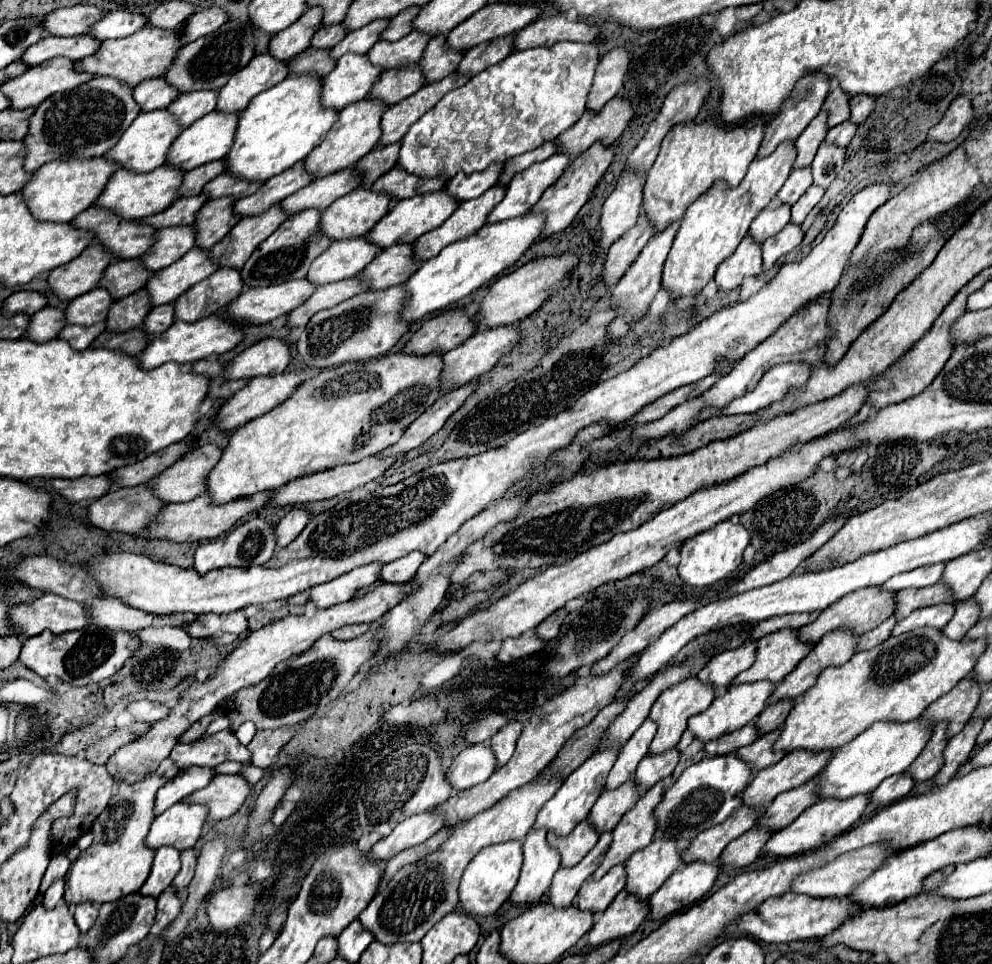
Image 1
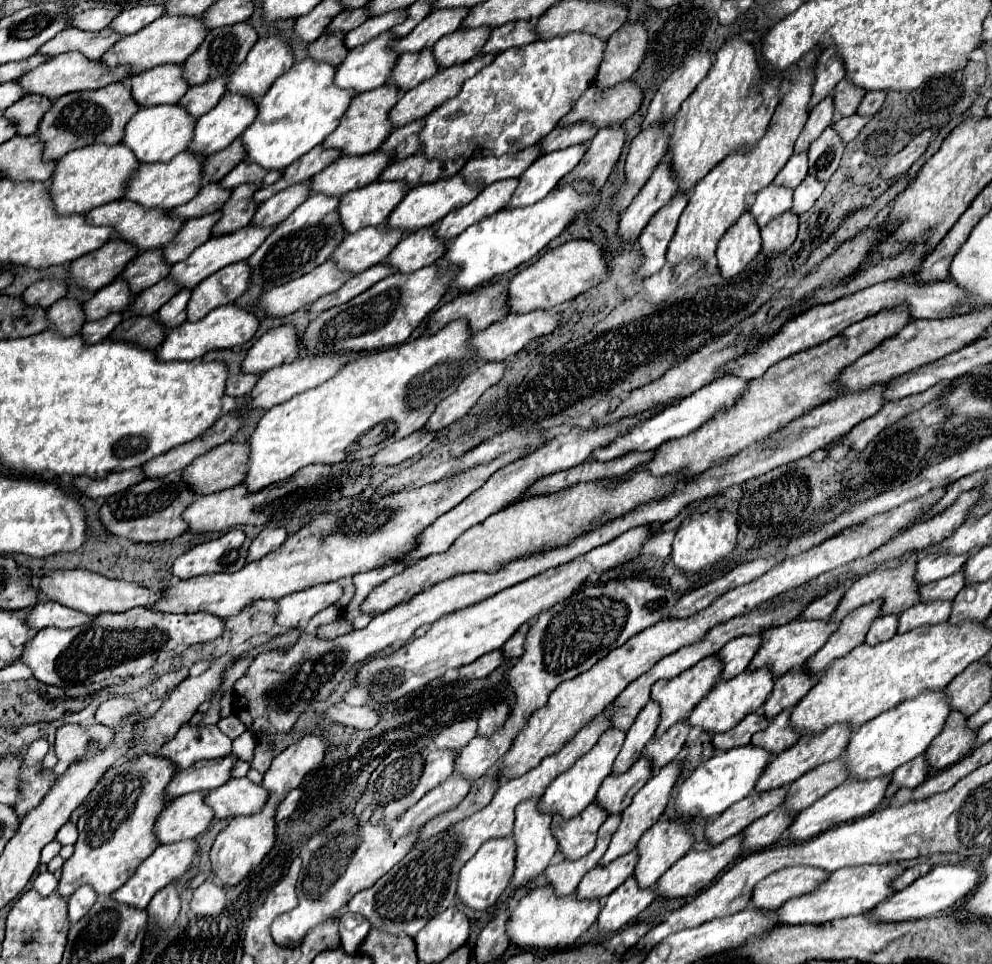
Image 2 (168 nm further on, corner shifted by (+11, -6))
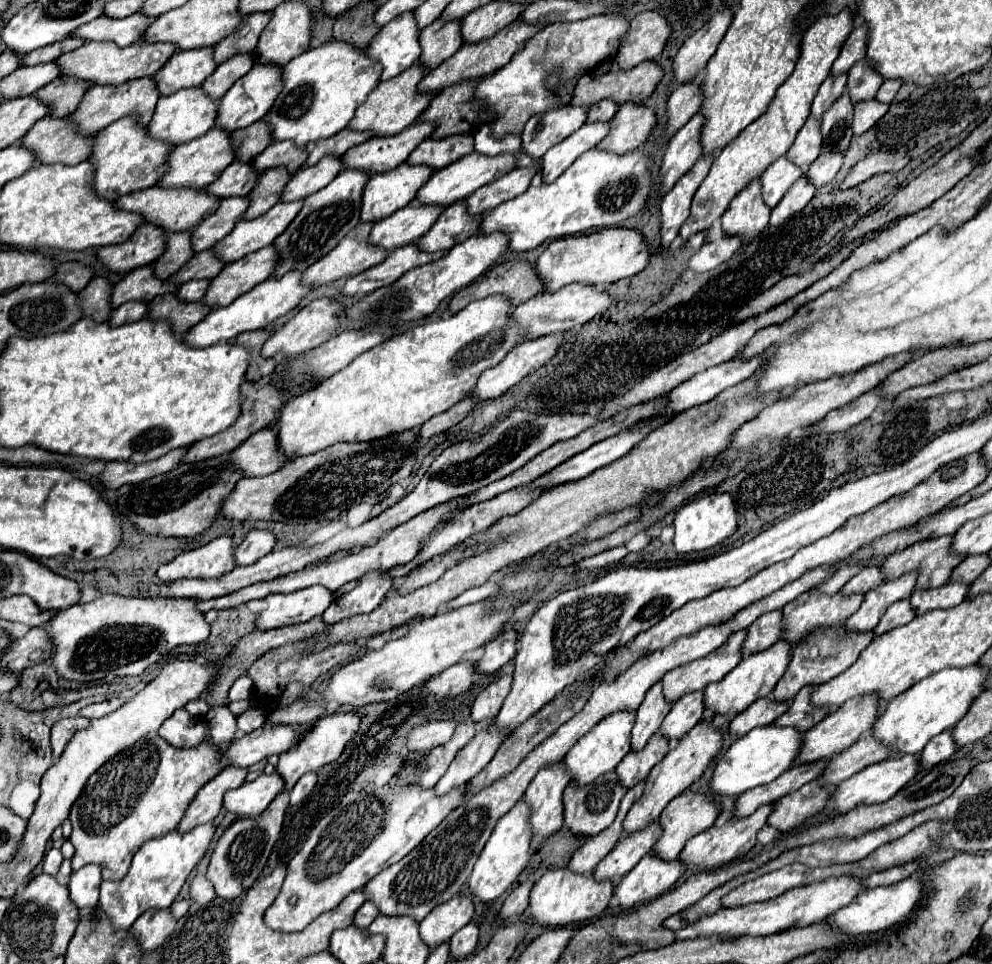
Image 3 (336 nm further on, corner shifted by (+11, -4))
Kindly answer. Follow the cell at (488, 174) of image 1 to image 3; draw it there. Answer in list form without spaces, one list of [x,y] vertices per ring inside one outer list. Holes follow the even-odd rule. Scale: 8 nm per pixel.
[[[558,106],[544,114],[534,114],[522,132],[522,150],[532,158],[542,158],[546,150],[568,138],[586,122],[586,112],[590,106],[574,108]]]

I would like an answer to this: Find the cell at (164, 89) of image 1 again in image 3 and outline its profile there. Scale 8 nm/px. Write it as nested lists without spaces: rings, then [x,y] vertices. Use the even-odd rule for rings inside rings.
[[[196,48],[196,50],[178,50],[168,62],[166,68],[154,74],[158,90],[162,96],[176,92],[178,88],[200,86],[218,64],[214,64],[214,48]]]

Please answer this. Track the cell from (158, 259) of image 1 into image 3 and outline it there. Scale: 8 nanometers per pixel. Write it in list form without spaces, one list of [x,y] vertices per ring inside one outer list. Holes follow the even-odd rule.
[[[230,196],[224,198],[218,212],[202,220],[192,230],[192,248],[194,252],[202,252],[206,248],[212,248],[218,240],[228,236],[234,228],[234,224],[242,218],[242,212],[246,212],[246,196]]]

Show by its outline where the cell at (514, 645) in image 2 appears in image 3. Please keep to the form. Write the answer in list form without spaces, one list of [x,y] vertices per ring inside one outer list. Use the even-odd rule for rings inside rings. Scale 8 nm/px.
[[[504,632],[484,646],[484,654],[474,662],[478,674],[494,674],[516,656],[516,632]]]

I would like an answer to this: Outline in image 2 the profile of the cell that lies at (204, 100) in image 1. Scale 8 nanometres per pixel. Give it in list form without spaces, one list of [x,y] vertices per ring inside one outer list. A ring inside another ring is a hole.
[[[216,78],[216,80],[210,80],[208,84],[192,86],[180,98],[178,106],[188,110],[192,118],[200,118],[202,114],[206,114],[208,110],[212,110],[218,104],[224,90],[226,90],[226,78]]]

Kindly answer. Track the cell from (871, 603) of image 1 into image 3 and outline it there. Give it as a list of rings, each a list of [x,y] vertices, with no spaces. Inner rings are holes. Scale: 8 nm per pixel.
[[[954,534],[942,536],[942,538],[932,538],[932,540],[922,540],[922,542],[916,542],[908,548],[904,548],[902,552],[888,556],[882,564],[882,572],[886,574],[886,580],[894,580],[894,578],[898,578],[910,570],[918,570],[916,590],[938,588],[938,586],[946,584],[950,580],[950,572],[966,558],[966,556],[950,556],[950,540],[952,538],[954,538]]]

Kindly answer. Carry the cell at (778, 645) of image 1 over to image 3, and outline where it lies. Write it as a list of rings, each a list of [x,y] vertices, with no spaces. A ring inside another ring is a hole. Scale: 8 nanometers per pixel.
[[[804,592],[796,600],[784,606],[784,626],[786,632],[782,640],[798,644],[818,626],[834,626],[850,618],[862,604],[864,594],[844,596],[836,592],[834,596],[822,596],[822,592]]]

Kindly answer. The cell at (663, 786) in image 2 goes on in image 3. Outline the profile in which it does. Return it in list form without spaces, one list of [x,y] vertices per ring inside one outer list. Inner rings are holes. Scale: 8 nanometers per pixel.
[[[700,720],[682,740],[678,740],[674,744],[674,748],[652,768],[644,794],[642,798],[630,808],[626,820],[624,820],[624,832],[636,832],[642,830],[644,826],[648,826],[652,820],[658,820],[662,810],[668,806],[668,802],[672,798],[676,798],[678,794],[682,794],[692,782],[696,782],[704,770],[708,768],[708,764],[718,756],[718,752],[722,750],[722,732],[718,728],[714,728],[710,722]]]

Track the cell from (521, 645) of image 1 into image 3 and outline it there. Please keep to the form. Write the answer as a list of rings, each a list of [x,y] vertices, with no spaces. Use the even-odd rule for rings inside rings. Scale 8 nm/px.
[[[458,662],[450,668],[446,668],[444,672],[440,672],[438,676],[430,678],[424,684],[424,690],[442,700],[450,700],[450,698],[466,692],[472,686],[474,676],[476,676],[476,672],[474,672],[472,662],[462,662],[462,664]]]

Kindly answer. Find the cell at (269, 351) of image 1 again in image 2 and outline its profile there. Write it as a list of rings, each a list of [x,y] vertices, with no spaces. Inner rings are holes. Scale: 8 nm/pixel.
[[[280,326],[264,336],[260,336],[248,350],[242,372],[244,374],[262,374],[280,364],[290,364],[298,356],[296,348],[296,330],[292,326]]]

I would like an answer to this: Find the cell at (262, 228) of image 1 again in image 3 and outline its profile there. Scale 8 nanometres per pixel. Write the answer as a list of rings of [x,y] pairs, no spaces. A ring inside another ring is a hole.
[[[324,156],[318,164],[310,168],[300,168],[284,188],[282,202],[302,200],[318,192],[322,186],[328,186],[342,170],[338,168],[338,160],[342,160],[342,156]]]

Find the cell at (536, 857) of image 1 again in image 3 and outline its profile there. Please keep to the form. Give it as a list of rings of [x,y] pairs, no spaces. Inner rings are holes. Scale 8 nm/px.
[[[564,762],[542,768],[530,782],[524,800],[532,806],[530,824],[534,830],[534,840],[546,838],[562,828],[564,820],[564,788],[570,782],[570,774]]]

